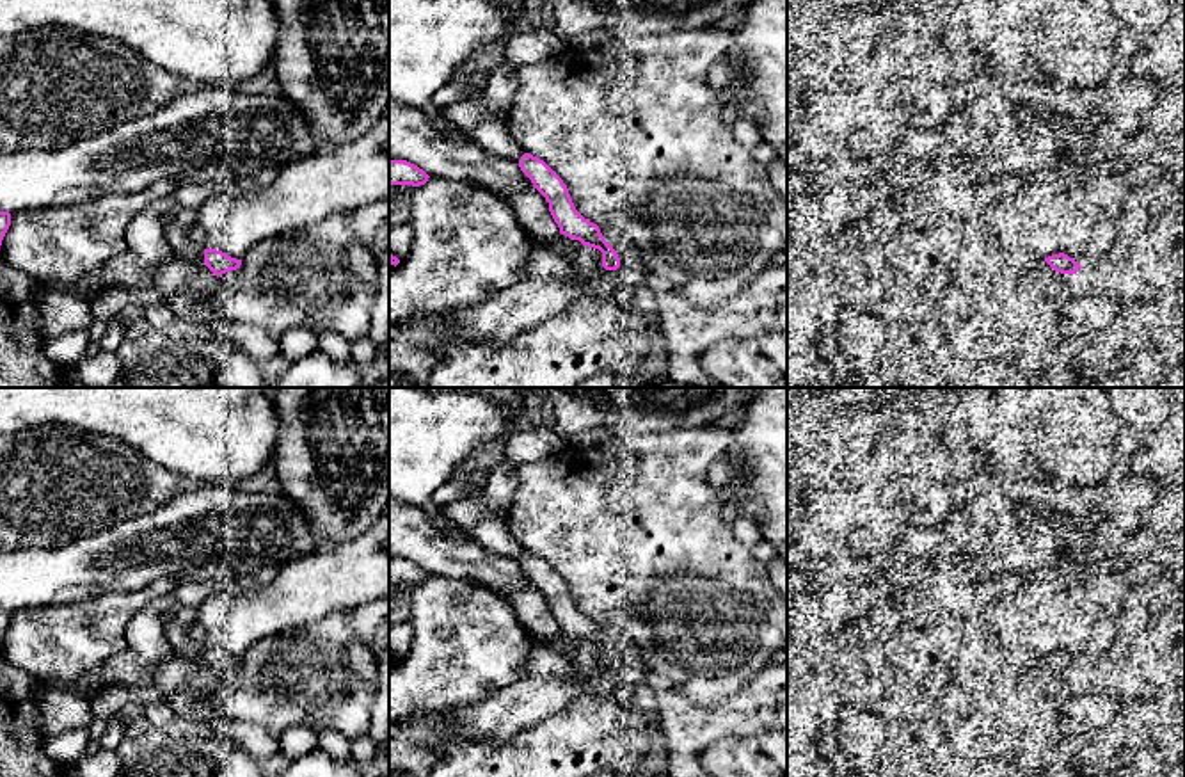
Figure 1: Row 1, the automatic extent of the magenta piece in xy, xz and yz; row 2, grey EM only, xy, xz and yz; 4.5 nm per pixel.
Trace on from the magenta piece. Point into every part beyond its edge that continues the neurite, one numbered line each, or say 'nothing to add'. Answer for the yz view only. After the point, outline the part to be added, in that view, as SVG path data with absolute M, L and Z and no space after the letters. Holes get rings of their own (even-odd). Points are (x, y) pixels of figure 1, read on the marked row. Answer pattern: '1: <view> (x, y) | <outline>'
nothing to add

